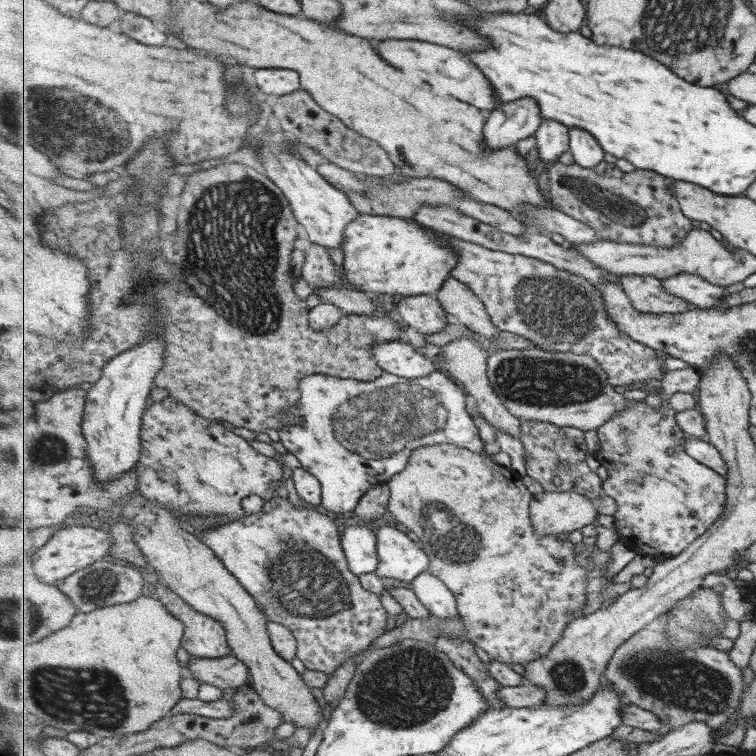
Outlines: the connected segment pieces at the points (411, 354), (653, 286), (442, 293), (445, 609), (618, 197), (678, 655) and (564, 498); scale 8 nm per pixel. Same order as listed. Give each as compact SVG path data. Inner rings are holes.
M381 342L375 344L373 355L384 371L405 378L423 378L438 370L434 361L419 354L411 343Z
M623 275L621 286L633 306L644 313L673 314L689 311L689 302L665 292L663 280L653 276Z
M450 276L435 296L447 313L454 314L458 318L460 324L464 324L469 327L472 332L488 338L489 341L491 341L490 347L492 347L493 341L497 341L497 339L500 338L500 332L502 332L502 330L493 322L491 315L487 312L485 303L463 282Z
M431 571L420 574L411 584L419 600L435 616L452 619L460 614L456 593Z
M573 161L571 165L557 162L548 166L547 170L550 196L555 209L589 225L589 227L597 230L603 239L629 245L673 248L675 245L683 243L685 237L694 229L693 222L691 222L693 220L684 214L681 204L674 195L674 190L672 190L675 180L663 176L657 171L635 169L627 173L605 161L593 168L583 168L576 161Z
M649 626L620 646L603 679L615 693L633 705L652 711L671 730L701 721L715 732L742 706L745 682L741 669L728 651L713 647L676 651L665 631Z
M573 491L544 493L534 496L532 523L536 534L569 534L597 519L597 501Z

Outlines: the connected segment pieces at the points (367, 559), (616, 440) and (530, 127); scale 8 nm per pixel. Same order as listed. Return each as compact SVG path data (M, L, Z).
M374 522L345 526L344 547L350 569L359 577L376 572L380 558Z
M644 401L631 402L628 407L617 411L595 433L600 440L600 450L595 458L609 470L604 493L616 501L614 528L621 541L633 547L638 554L657 559L679 555L721 518L728 504L727 476L699 462L686 451L688 435L680 427L675 410L670 405L663 403L653 408Z
M533 98L504 103L487 114L484 143L490 150L514 146L519 140L534 136L543 121Z

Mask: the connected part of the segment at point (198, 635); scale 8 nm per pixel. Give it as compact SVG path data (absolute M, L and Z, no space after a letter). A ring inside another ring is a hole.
M162 579L156 586L155 596L185 623L184 647L191 657L221 658L231 652L228 632L222 622L195 610Z

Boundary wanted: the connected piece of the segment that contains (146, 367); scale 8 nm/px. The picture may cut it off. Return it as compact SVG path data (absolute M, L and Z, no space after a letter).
M151 335L144 338L143 344L139 344L137 348L127 350L125 354L107 362L102 370L101 378L88 390L82 427L85 438L88 440L87 452L94 466L94 478L102 485L106 485L120 474L128 473L138 466L143 450L142 425L145 411L148 409L145 404L149 400L149 395L152 394L158 373L166 365L163 358L165 341L163 335Z

